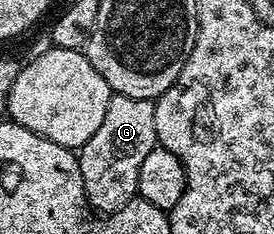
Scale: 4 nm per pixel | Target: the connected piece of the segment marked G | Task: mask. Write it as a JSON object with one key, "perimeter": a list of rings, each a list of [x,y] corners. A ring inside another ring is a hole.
{"perimeter":[[[112,94],[109,101],[109,109],[105,109],[105,117],[101,120],[101,125],[97,128],[97,133],[93,133],[93,137],[89,137],[89,141],[85,141],[83,147],[78,148],[77,158],[79,168],[81,169],[81,181],[85,185],[85,197],[87,203],[91,206],[92,211],[100,216],[111,215],[117,209],[121,209],[121,205],[125,205],[131,199],[136,198],[139,194],[139,186],[137,185],[137,173],[141,171],[141,161],[145,161],[145,157],[157,145],[157,129],[155,128],[155,105],[150,99],[134,99],[133,97],[125,97],[124,95]]]}

